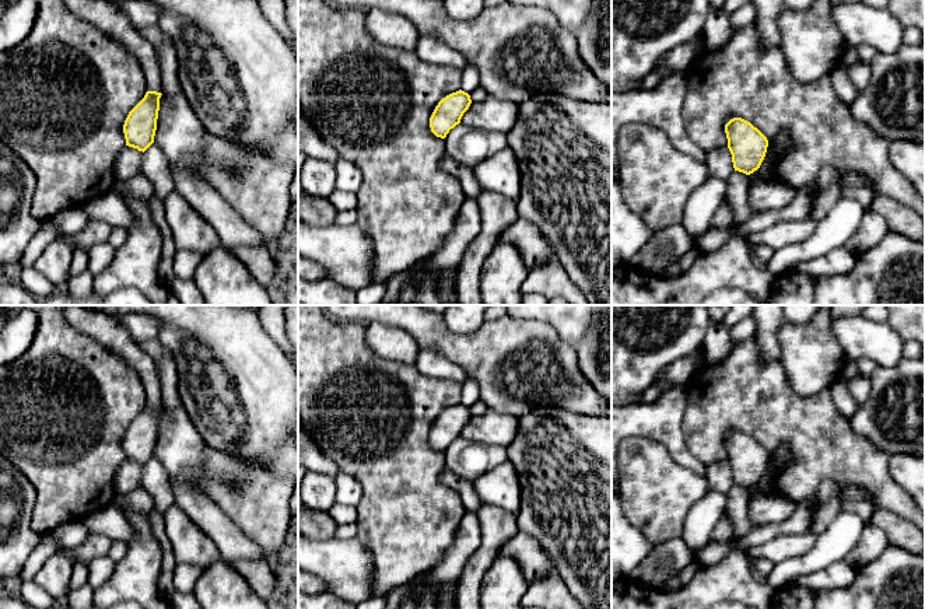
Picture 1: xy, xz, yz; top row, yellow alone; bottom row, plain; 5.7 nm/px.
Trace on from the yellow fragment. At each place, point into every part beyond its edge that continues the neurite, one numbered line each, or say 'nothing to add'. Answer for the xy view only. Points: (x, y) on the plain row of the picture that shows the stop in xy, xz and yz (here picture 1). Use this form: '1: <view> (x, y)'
1: xy (108, 331)

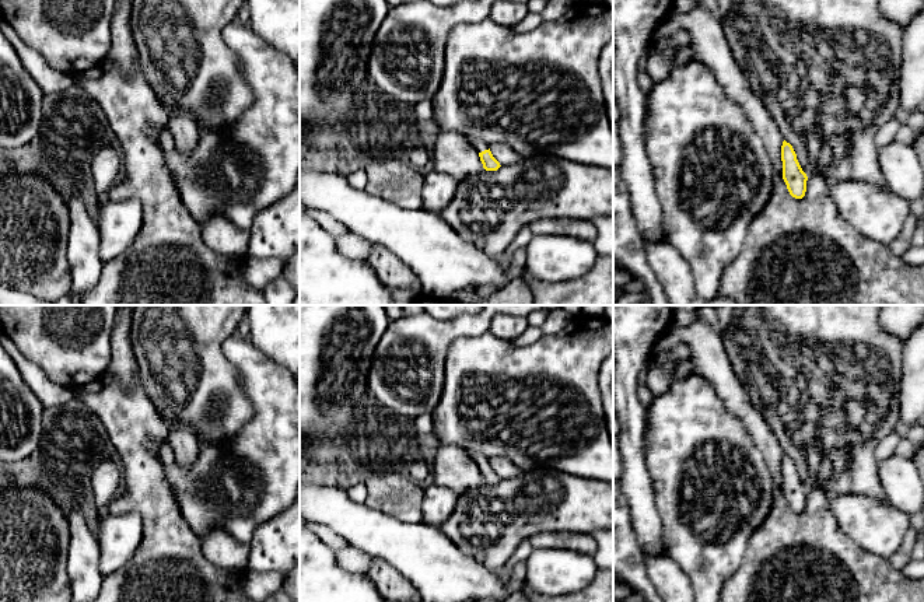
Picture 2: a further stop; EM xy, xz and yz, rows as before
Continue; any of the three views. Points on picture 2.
1: xz (479, 458)

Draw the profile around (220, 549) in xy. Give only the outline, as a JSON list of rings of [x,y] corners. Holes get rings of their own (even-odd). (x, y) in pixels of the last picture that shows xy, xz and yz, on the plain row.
[[[214,529],[203,538],[202,550],[206,559],[217,568],[232,573],[248,570],[248,545],[237,542],[223,529]]]

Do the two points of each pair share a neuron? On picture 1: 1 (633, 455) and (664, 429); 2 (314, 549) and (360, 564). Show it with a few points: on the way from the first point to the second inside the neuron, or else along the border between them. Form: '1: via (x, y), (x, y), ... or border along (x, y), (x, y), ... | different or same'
1: border along (626, 436), (648, 436), (657, 440), (675, 461) | different
2: via (325, 559), (349, 564) | same

